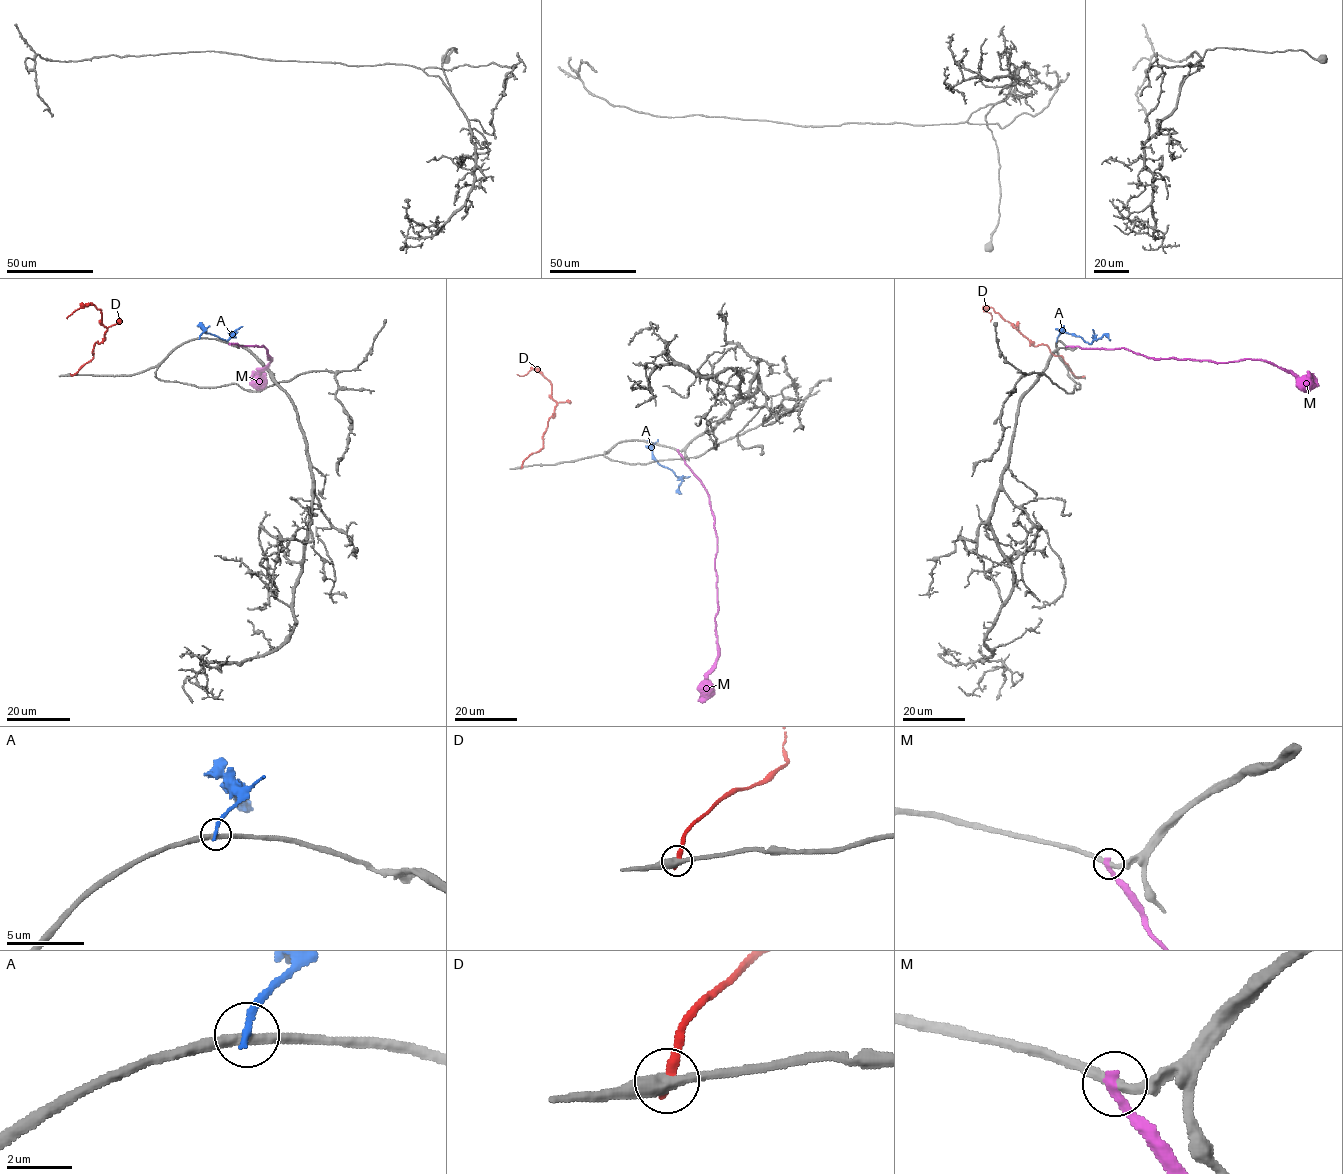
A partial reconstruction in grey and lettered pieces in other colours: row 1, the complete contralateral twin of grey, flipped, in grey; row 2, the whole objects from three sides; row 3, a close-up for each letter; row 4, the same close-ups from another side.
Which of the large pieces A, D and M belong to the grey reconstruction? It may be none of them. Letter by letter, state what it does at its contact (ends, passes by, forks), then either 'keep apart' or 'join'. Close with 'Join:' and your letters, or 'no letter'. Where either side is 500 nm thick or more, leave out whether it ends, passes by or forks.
A: it ends; keep apart
D: it ends; keep apart
M: it ends; keep apart
Join: no letter

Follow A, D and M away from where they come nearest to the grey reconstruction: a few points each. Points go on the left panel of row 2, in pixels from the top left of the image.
A: (199, 337), (203, 329), (225, 341), (233, 336), (230, 332), (231, 337)
D: (71, 374), (88, 362), (93, 345), (103, 338), (107, 328), (101, 310), (93, 304), (83, 305), (66, 317)
M: (229, 344), (263, 345), (267, 349), (271, 360), (269, 357), (270, 361), (254, 384)

